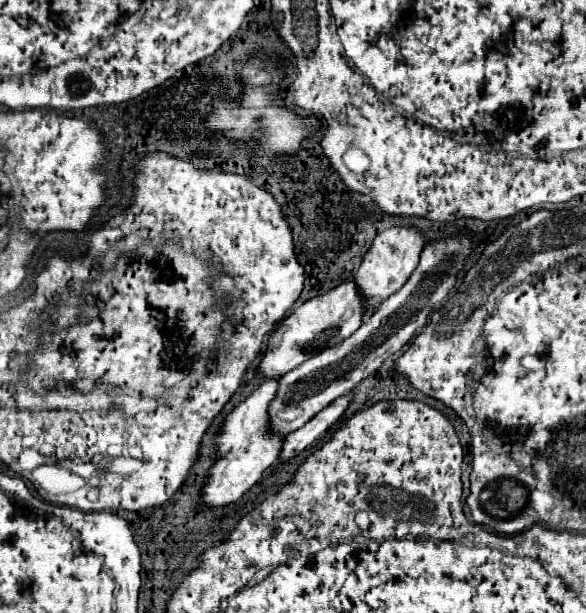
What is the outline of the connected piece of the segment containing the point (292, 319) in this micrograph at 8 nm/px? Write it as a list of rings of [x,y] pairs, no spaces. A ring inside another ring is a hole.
[[[352,279],[340,283],[338,287],[330,289],[324,295],[308,299],[306,303],[296,307],[292,315],[280,321],[276,333],[270,335],[268,351],[264,353],[264,359],[258,365],[258,371],[264,377],[286,375],[290,369],[298,367],[302,361],[310,359],[322,349],[336,345],[338,341],[352,335],[362,325],[364,313],[366,313],[366,303],[362,301],[362,293],[358,291],[358,285]]]

